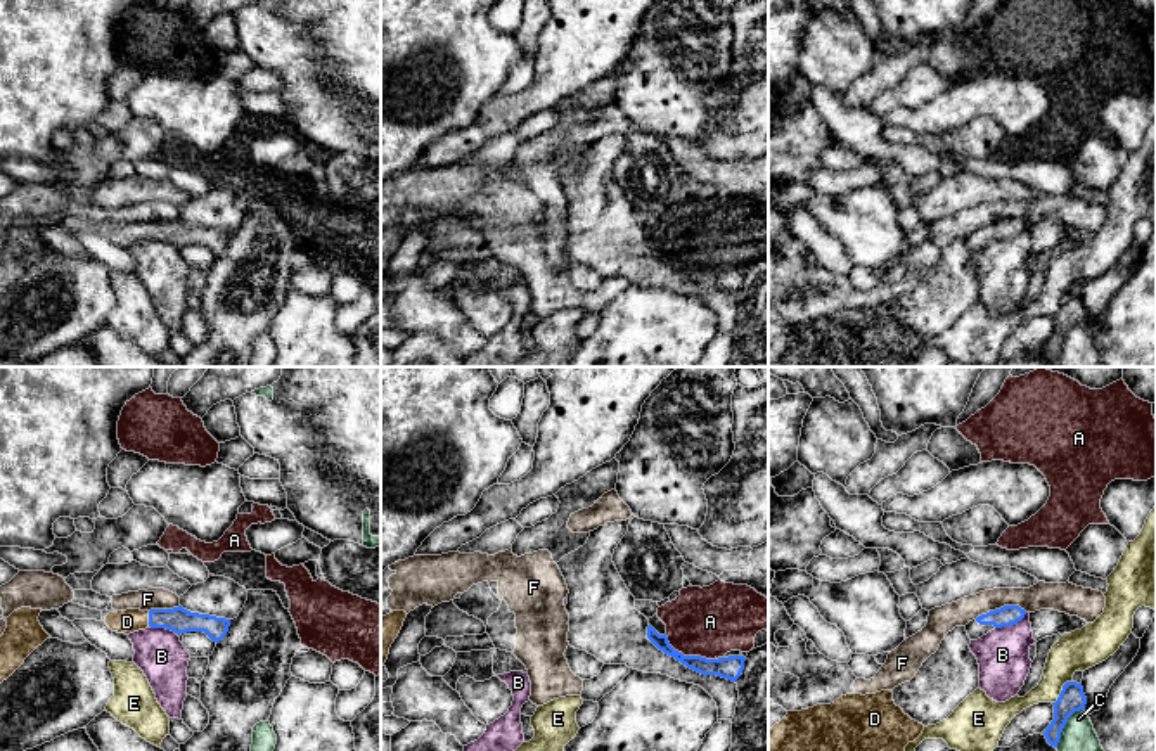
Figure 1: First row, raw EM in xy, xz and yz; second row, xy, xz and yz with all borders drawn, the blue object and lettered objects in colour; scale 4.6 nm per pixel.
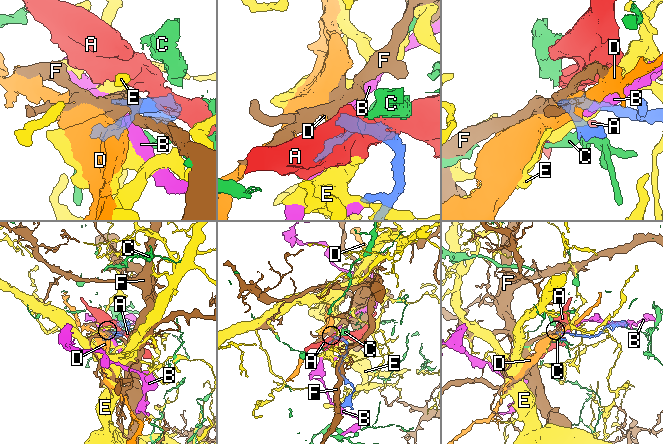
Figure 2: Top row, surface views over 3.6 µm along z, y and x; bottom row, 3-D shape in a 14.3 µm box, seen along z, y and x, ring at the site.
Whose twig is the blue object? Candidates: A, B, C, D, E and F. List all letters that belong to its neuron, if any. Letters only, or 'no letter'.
D

